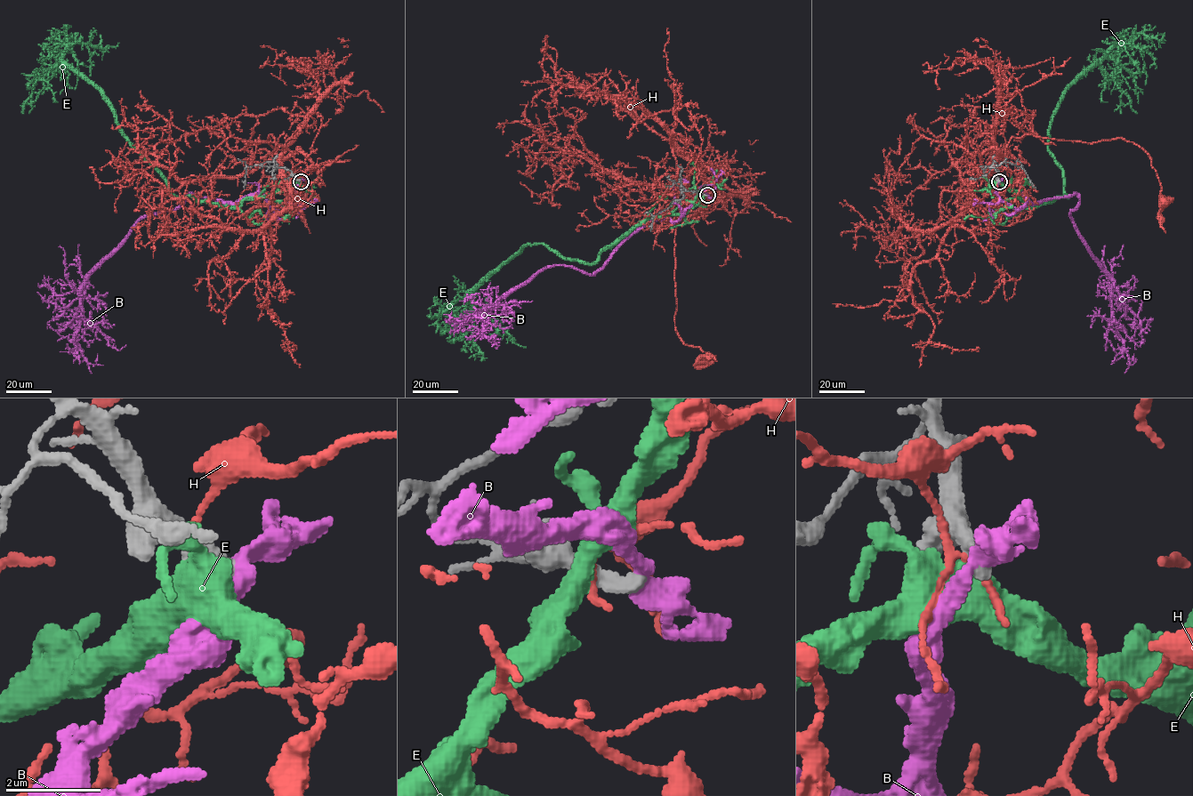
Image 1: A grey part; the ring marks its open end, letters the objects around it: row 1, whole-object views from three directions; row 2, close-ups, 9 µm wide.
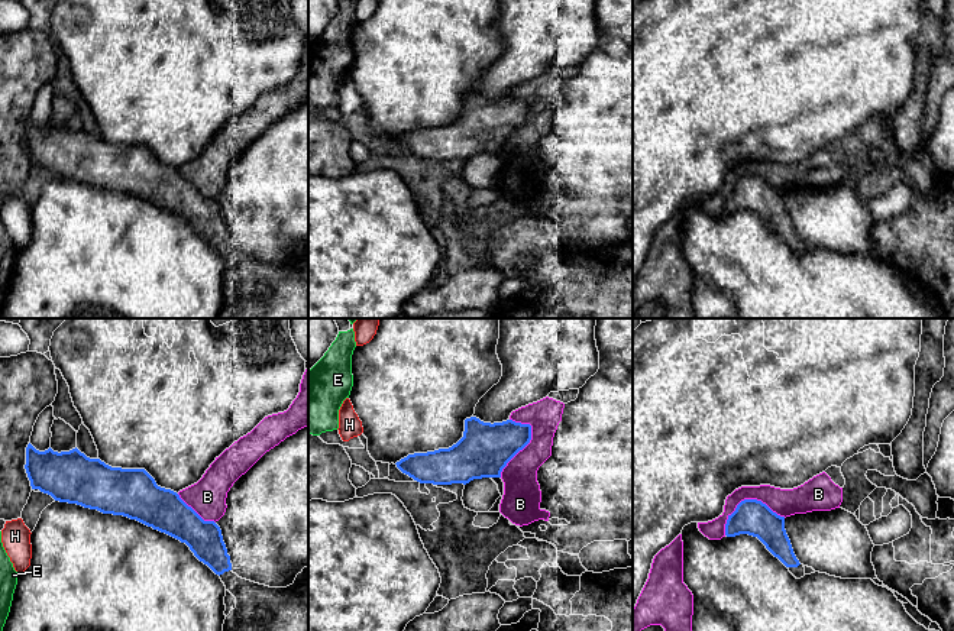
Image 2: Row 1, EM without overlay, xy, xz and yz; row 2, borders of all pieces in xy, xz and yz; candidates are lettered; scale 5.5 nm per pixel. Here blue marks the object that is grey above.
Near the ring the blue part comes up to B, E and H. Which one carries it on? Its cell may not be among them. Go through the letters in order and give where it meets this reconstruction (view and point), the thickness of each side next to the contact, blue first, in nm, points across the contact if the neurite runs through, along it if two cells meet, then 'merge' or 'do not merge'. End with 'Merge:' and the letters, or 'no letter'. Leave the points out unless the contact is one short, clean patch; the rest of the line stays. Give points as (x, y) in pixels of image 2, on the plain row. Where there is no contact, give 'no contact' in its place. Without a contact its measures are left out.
B: contact yz (746, 175); calibres 200 and 160 nm; do not merge
E: no contact; do not merge
H: no contact; do not merge
Merge: no letter

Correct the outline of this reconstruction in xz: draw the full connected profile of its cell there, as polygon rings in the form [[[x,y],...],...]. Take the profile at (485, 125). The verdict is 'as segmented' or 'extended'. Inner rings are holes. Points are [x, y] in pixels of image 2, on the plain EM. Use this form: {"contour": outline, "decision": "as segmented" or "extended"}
{"contour": [[[465,96],[463,113],[449,124],[414,129],[397,143],[420,159],[452,161],[473,155],[501,153],[507,139],[531,116],[531,101],[507,96],[484,98]]], "decision": "as segmented"}

